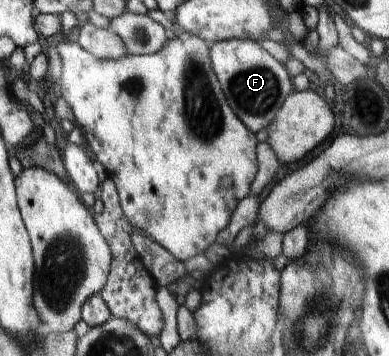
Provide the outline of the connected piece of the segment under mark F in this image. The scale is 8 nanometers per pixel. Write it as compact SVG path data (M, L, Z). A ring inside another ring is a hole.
M231 39L209 44L213 70L219 79L226 101L245 126L257 134L265 130L276 117L285 99L295 90L293 77L253 39Z

